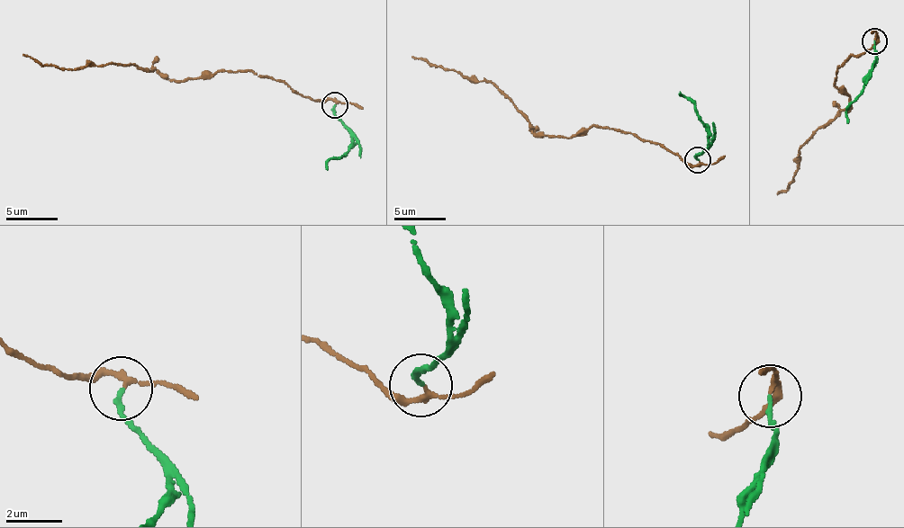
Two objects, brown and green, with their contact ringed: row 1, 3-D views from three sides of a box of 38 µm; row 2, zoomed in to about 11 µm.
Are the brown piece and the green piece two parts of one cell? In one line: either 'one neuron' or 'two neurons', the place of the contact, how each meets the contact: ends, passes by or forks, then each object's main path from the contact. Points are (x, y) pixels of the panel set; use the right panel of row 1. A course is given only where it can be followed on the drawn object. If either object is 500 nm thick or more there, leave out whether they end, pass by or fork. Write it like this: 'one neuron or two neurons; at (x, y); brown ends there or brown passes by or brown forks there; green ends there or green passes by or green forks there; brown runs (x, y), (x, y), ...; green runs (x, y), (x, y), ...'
two neurons; at (874, 41); brown passes by; green ends there; brown runs (875, 40), (837, 67), (835, 84), (851, 111), (843, 109), (813, 131), (799, 151), (794, 182), (777, 193); green runs (875, 40), (872, 74), (847, 111), (848, 123)

